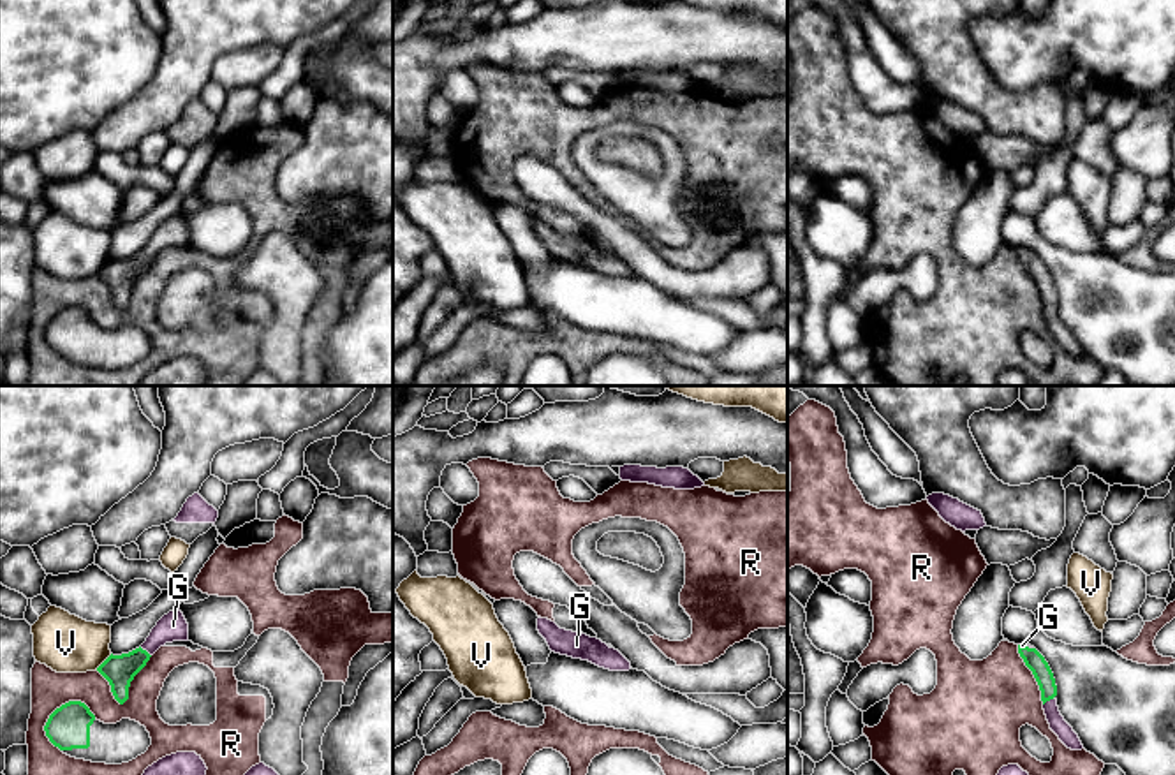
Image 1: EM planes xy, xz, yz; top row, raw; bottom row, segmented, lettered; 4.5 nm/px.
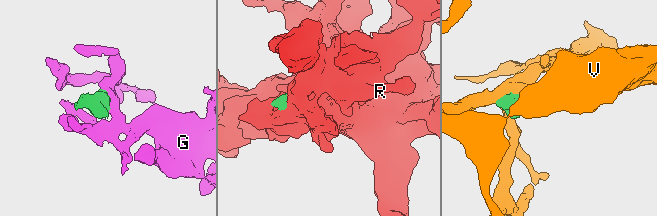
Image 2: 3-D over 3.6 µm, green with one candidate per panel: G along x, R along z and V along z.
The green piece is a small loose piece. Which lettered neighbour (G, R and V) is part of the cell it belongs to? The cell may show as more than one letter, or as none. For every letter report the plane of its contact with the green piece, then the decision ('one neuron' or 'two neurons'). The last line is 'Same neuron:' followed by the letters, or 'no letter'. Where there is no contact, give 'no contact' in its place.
G: meets green in yz; one neuron
R: meets green in xy; two neurons
V: meets green in xy; two neurons
Same neuron: G

